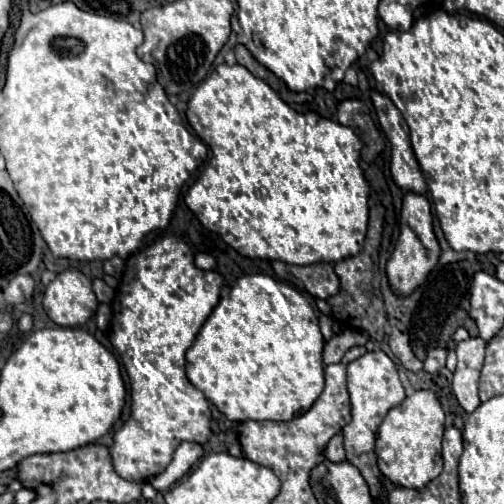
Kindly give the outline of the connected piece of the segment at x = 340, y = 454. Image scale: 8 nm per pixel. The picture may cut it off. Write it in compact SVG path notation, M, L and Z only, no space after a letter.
M335 433L331 437L331 441L327 443L327 457L331 461L343 461L345 459L345 449L343 449L343 435L341 433Z

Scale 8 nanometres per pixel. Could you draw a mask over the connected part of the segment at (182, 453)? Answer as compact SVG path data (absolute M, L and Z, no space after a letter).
M183 441L175 453L173 461L167 465L167 469L159 475L155 475L149 483L155 487L155 491L167 491L175 481L179 481L191 467L203 457L203 447L199 443Z

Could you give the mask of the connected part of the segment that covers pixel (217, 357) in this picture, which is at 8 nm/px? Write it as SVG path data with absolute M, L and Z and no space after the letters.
M245 275L233 285L229 295L219 301L201 327L195 343L187 349L185 369L189 381L229 421L289 421L297 413L305 413L323 391L323 345L317 315L297 289L269 275Z

